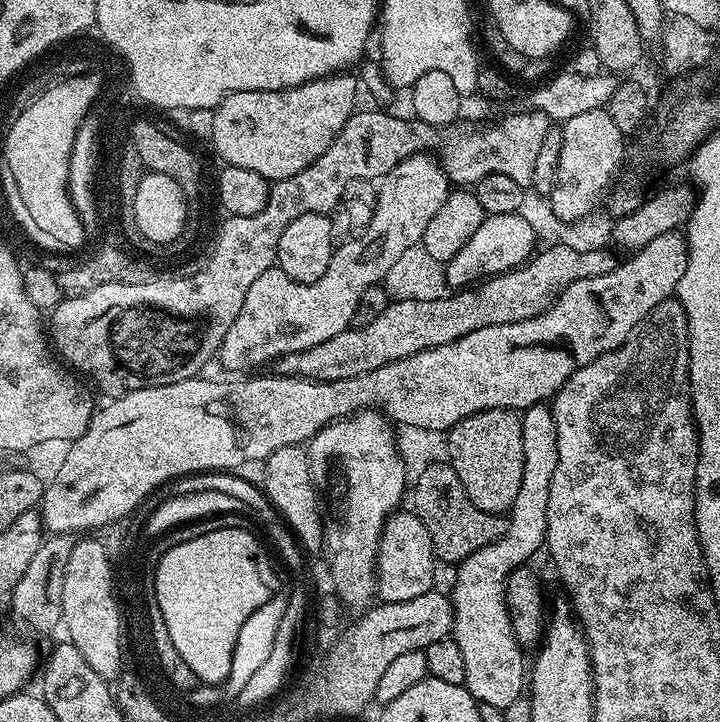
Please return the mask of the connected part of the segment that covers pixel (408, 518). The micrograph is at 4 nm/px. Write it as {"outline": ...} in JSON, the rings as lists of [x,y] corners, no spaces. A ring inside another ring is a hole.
{"outline":[[[397,510],[384,522],[380,545],[376,551],[376,596],[385,604],[410,602],[418,594],[433,591],[438,561],[426,526],[415,511]]]}

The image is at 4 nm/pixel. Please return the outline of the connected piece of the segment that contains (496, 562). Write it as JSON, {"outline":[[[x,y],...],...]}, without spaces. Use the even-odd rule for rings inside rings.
{"outline":[[[547,403],[535,404],[523,409],[522,458],[524,473],[518,498],[514,498],[506,534],[494,542],[479,548],[455,569],[456,581],[450,587],[454,622],[451,639],[458,642],[466,665],[463,685],[477,704],[510,706],[526,692],[525,649],[514,638],[514,626],[506,606],[506,582],[516,568],[525,567],[536,551],[545,547],[548,538],[546,510],[550,506],[550,478],[554,478],[554,466],[558,466],[558,438],[554,430],[554,414]]]}

